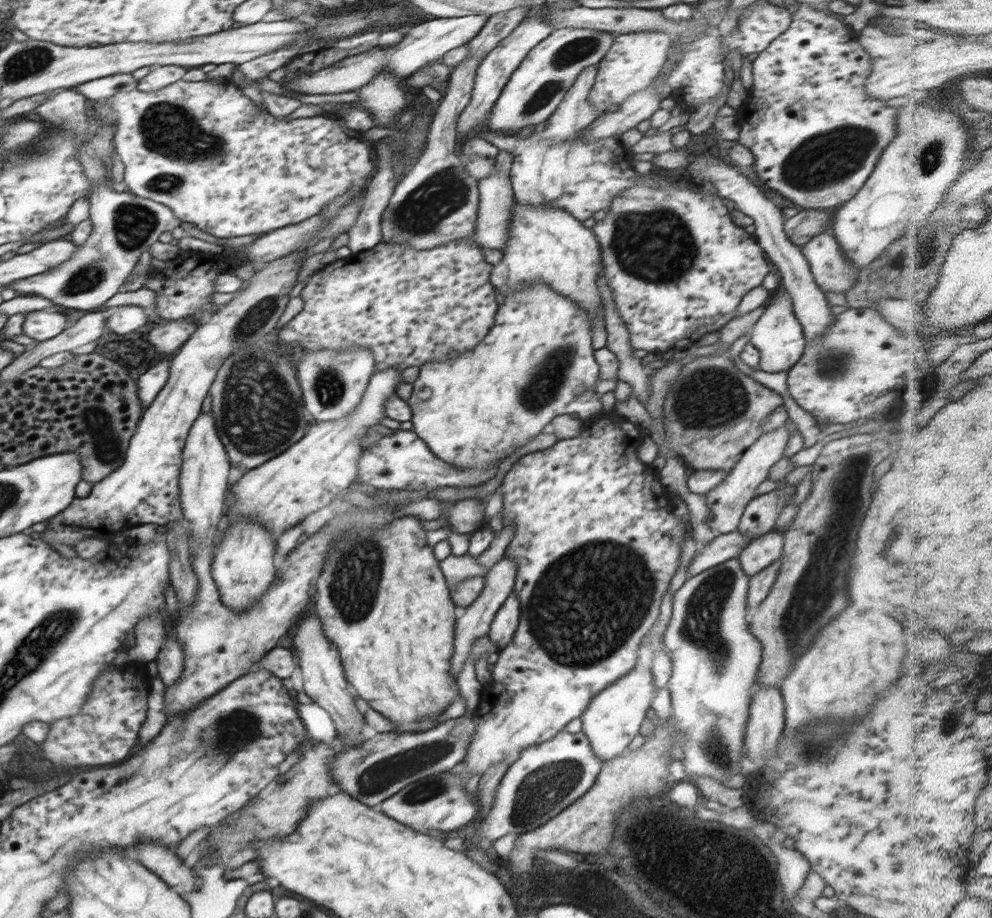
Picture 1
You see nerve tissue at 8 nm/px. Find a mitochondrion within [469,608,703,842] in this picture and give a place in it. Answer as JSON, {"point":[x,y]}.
{"point":[538,794]}

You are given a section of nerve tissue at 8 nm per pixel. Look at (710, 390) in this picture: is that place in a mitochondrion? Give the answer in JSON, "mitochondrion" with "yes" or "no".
{"mitochondrion":"yes"}

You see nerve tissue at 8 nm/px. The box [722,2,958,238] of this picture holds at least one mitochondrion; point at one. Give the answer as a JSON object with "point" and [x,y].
{"point":[817,161]}

